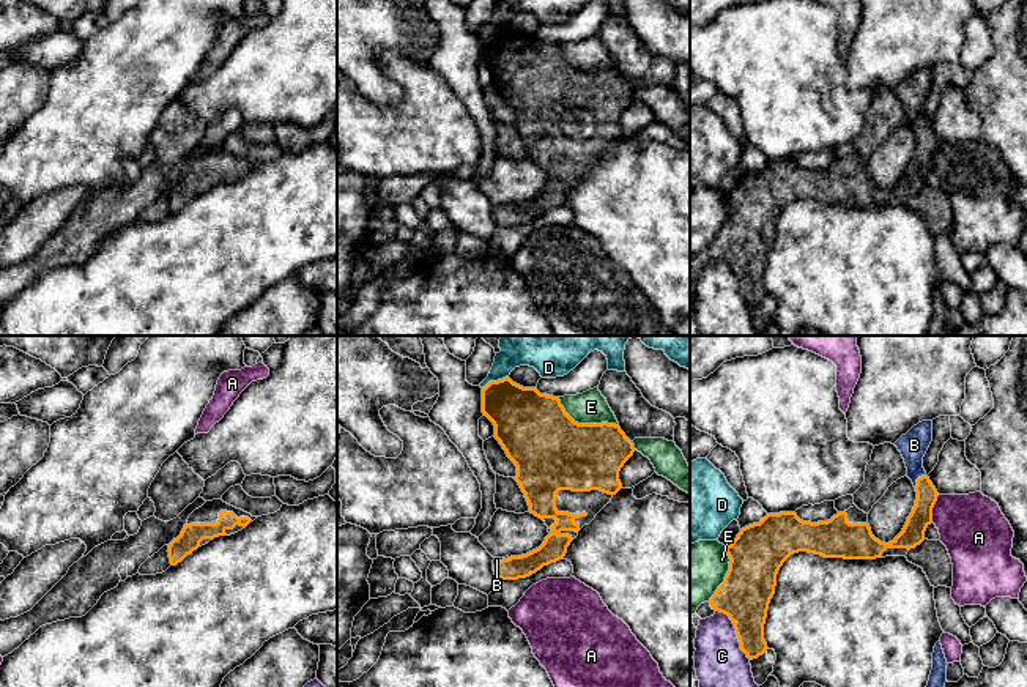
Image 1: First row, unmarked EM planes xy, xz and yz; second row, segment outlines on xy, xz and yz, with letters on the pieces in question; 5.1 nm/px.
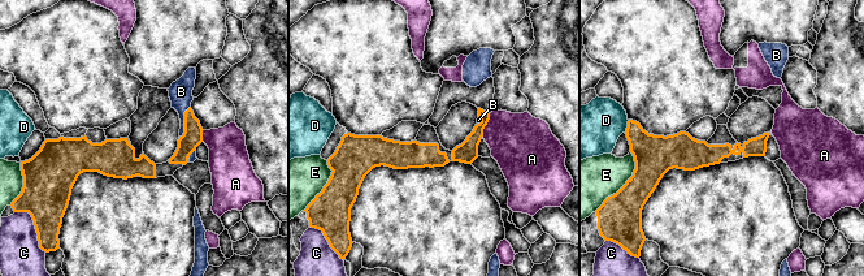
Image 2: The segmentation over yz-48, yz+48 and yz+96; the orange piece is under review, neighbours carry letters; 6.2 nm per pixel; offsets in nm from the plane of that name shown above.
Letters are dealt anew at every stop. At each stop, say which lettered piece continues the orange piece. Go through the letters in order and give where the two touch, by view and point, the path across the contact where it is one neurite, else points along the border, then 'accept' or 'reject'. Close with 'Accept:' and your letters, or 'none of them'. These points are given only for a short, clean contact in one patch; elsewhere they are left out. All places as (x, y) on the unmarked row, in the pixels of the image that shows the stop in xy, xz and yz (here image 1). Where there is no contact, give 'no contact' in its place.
A: yz (931, 156) | along yz (939, 142), (933, 155), (931, 169) | reject
B: yz (917, 126) | across yz (920, 164), (917, 126), (914, 92) | accept
C: yz (736, 279) | reject
D: xz (495, 29) | reject
E: xz (585, 71) | reject
Accept: B

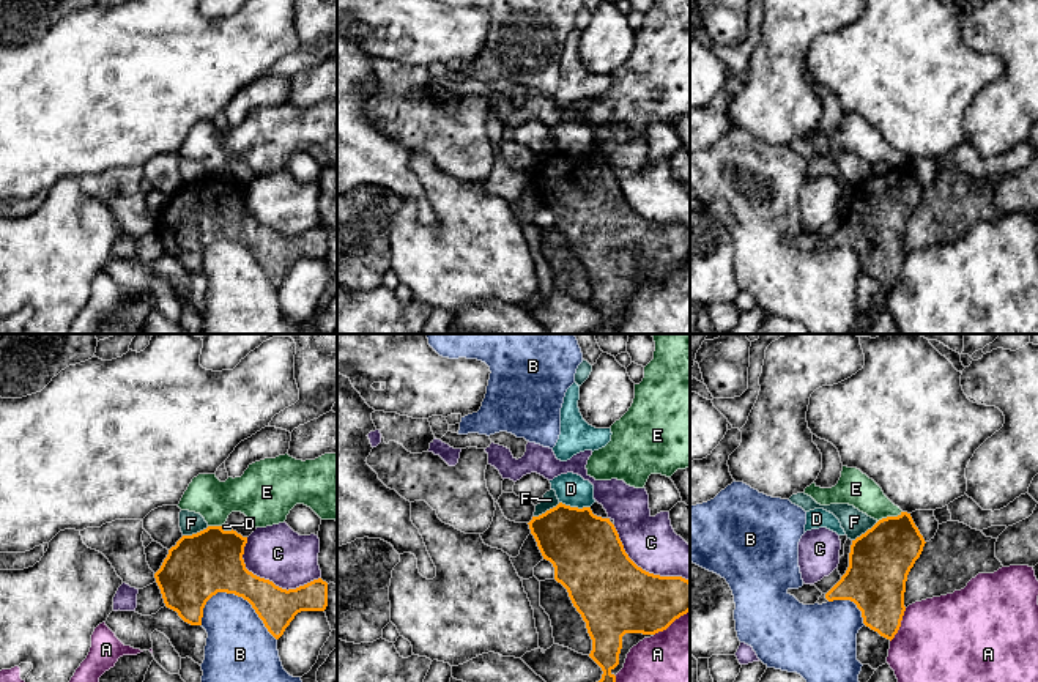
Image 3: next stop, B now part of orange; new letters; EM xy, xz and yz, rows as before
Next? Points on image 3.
A: yz (900, 273) | reject
B: xy (243, 244) | reject
C: xy (268, 227) | reject
D: xz (575, 155) | along xz (559, 148), (569, 153), (589, 155) | reject
E: yz (889, 164) | reject
F: xy (197, 180) | along xy (208, 174), (183, 183) | reject
Accept: none of them

